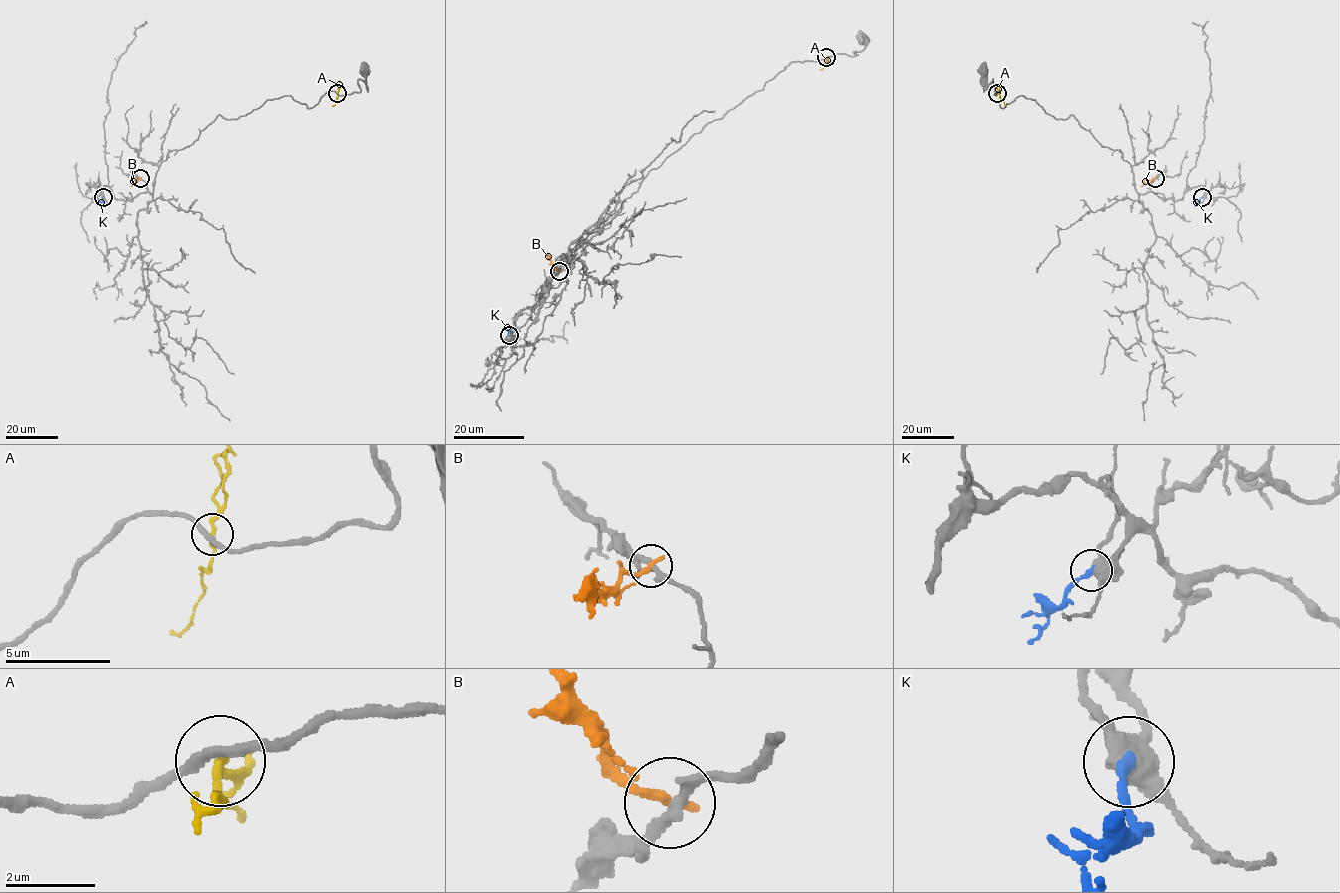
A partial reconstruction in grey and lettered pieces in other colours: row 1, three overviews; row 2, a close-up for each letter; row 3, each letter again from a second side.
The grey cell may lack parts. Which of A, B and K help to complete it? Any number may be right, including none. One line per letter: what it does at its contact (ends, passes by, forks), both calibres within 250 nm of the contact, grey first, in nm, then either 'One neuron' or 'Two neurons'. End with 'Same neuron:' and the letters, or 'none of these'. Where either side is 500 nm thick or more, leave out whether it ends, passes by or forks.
A: It passes by. Thickness 240 nm (grey) against 150 nm. Two neurons
B: It ends there. Thickness 260 nm (grey) against 240 nm. Two neurons
K: It ends there. Thickness 400 nm (grey) against 220 nm. Two neurons
Same neuron: none of these

